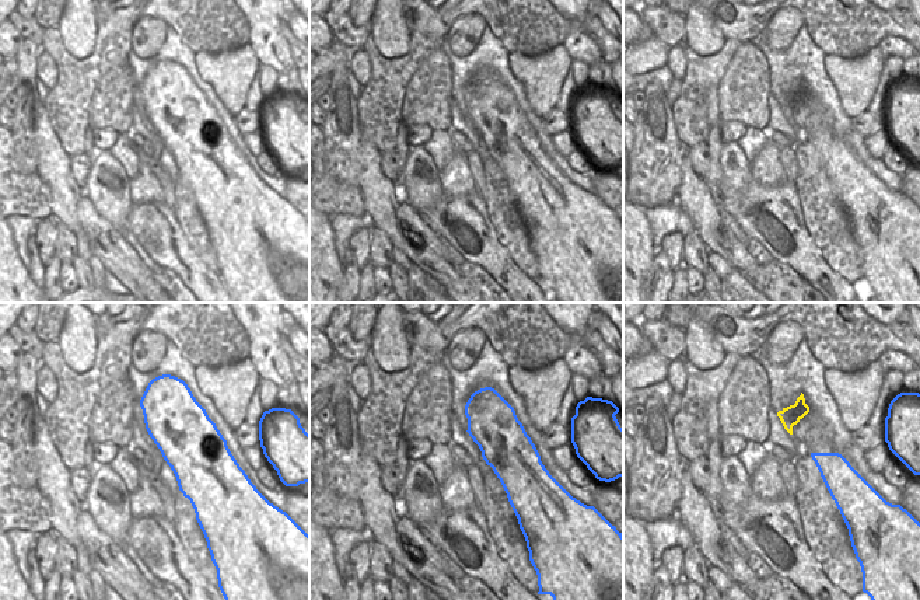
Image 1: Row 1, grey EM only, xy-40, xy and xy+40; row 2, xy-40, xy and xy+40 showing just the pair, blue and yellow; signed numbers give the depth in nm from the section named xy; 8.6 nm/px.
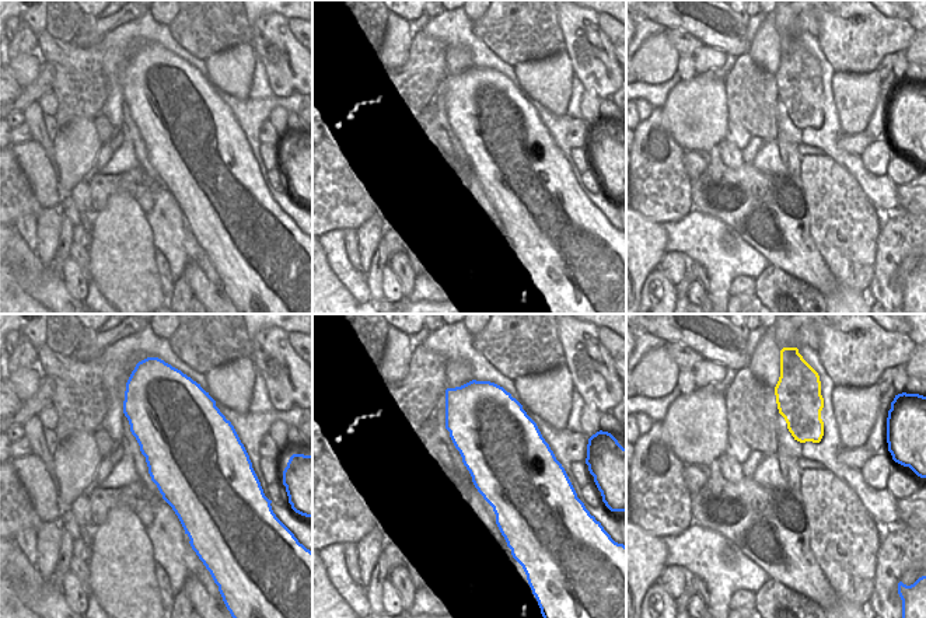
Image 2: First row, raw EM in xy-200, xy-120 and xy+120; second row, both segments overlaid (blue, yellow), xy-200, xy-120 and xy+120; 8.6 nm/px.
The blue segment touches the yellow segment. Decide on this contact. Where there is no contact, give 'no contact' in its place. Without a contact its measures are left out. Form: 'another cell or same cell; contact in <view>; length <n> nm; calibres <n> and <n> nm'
another cell; no contact

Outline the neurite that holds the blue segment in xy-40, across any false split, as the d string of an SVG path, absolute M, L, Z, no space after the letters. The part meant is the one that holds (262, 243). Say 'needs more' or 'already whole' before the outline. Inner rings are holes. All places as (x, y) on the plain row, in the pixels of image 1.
already whole; M171 60L153 64L141 86L146 115L174 157L179 177L195 195L217 255L218 273L235 303L309 303L309 221L251 168L227 126L188 70Z

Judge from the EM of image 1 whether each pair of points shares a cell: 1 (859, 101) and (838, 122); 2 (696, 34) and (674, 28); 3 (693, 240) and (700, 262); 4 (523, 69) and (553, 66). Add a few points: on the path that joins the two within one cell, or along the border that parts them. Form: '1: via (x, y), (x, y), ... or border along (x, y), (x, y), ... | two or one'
1: border along (832, 83), (842, 110), (850, 118) | two
2: border along (682, 16), (685, 20), (685, 39) | two
3: via (693, 246), (698, 257) | one
4: via (530, 69), (546, 69) | one

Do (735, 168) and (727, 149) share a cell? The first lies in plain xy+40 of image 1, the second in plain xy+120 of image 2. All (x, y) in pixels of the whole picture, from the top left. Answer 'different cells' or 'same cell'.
same cell

